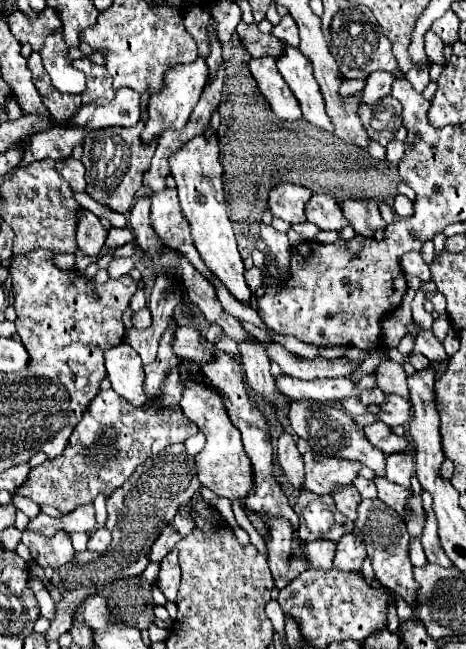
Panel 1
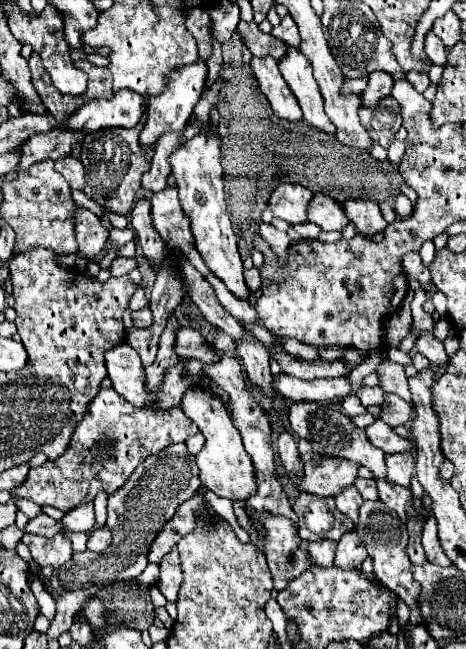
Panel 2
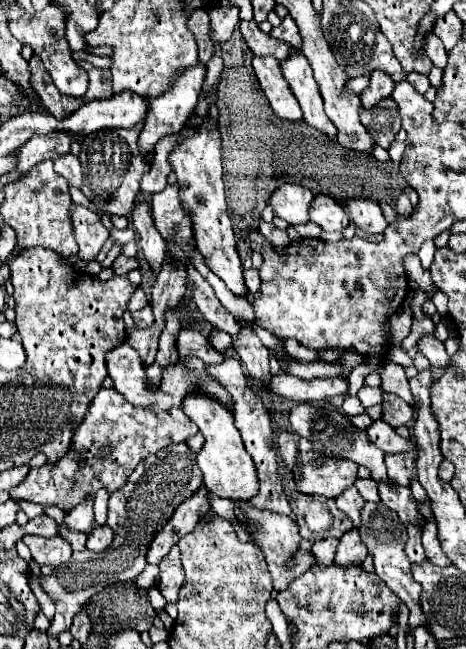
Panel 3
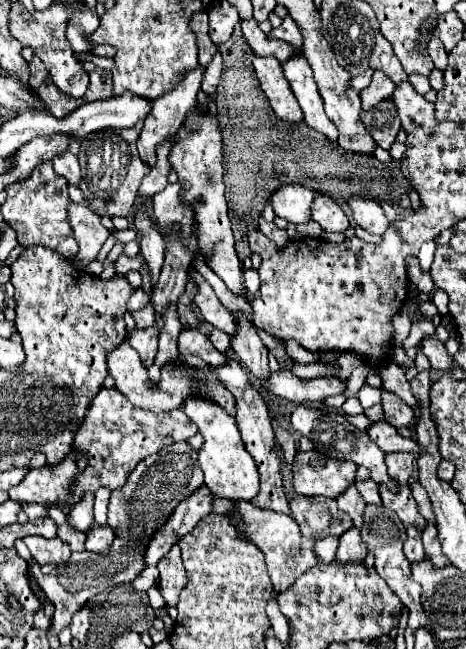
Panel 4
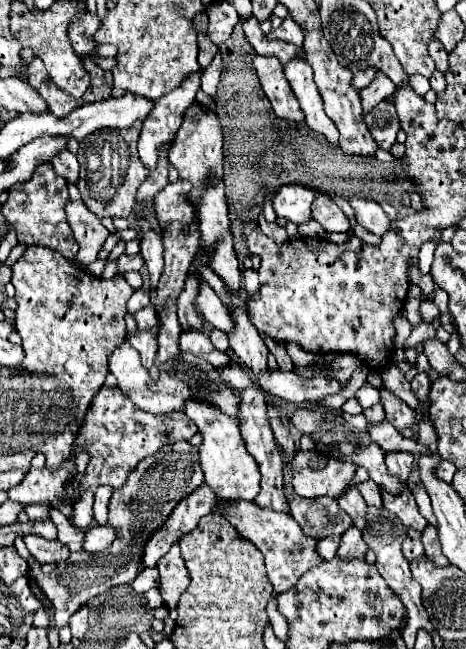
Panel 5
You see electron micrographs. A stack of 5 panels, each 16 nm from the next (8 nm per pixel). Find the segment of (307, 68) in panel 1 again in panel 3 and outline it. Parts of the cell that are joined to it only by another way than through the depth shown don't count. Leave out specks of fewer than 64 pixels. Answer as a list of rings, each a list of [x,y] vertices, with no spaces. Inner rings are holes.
[[[294,50],[288,56],[288,60],[284,60],[280,64],[280,68],[304,112],[304,122],[308,126],[316,128],[318,132],[326,132],[330,138],[336,138],[336,126],[328,120],[328,116],[322,108],[320,90],[312,76],[312,68],[310,68],[308,60],[304,60],[304,56]]]

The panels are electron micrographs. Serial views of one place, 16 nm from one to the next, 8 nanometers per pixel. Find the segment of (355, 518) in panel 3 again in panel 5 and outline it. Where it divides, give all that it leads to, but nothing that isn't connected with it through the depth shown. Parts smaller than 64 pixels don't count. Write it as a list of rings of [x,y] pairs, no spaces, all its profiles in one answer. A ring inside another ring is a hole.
[[[350,488],[344,496],[338,498],[338,504],[340,504],[340,508],[344,512],[348,512],[348,516],[354,522],[354,526],[360,528],[360,530],[364,530],[364,508],[368,508],[368,504],[360,496],[360,492],[356,488]]]

